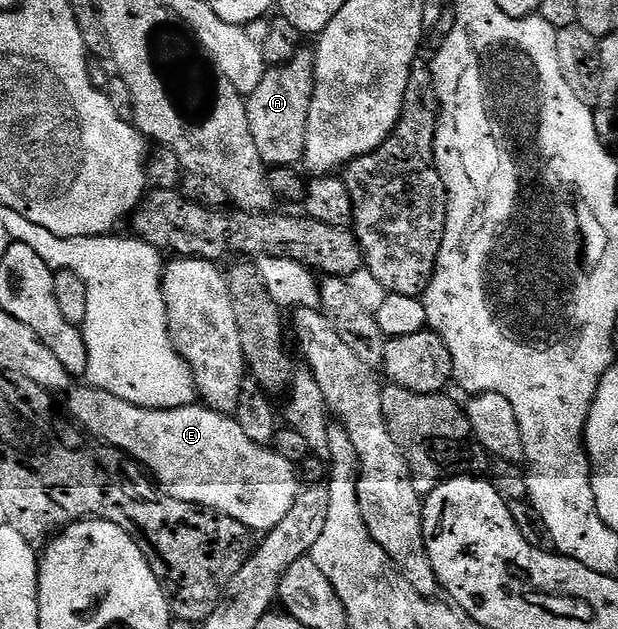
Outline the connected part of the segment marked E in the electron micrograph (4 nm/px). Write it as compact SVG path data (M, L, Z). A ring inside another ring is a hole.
M174 257L172 261L170 266L168 263L164 267L161 276L169 335L179 356L191 368L200 401L205 401L213 410L208 410L202 404L174 410L139 408L127 400L119 400L119 396L111 396L111 392L105 392L97 386L82 384L74 385L68 391L68 417L86 431L89 437L98 438L106 446L125 451L179 500L193 502L196 506L206 506L208 510L217 510L239 520L254 532L271 531L291 509L299 491L299 474L294 463L288 462L282 454L256 446L251 440L247 440L247 435L243 428L239 428L236 417L224 418L221 415L232 415L236 411L239 392L247 377L243 344L239 344L239 324L235 324L235 308L231 304L229 279L220 270L222 267L218 263L209 262L206 258Z

